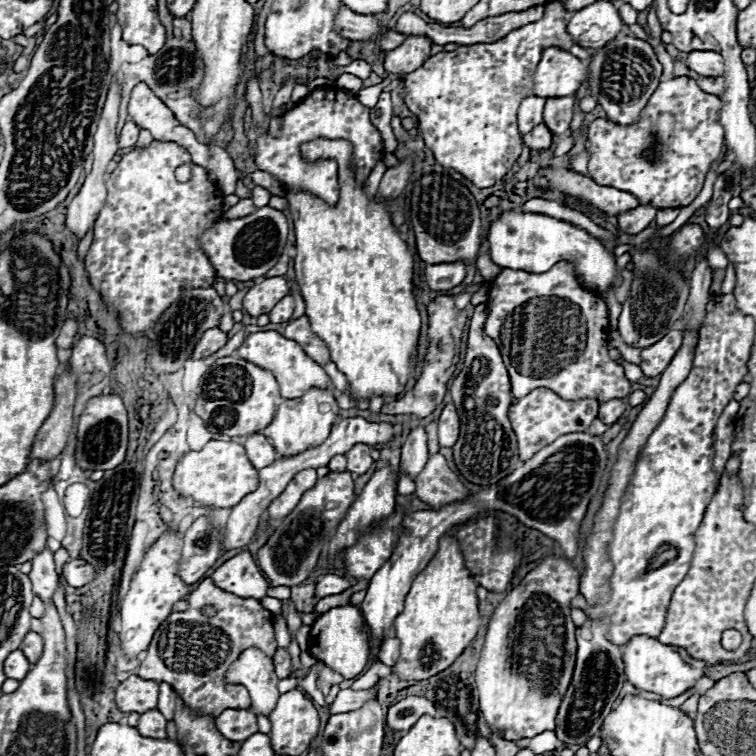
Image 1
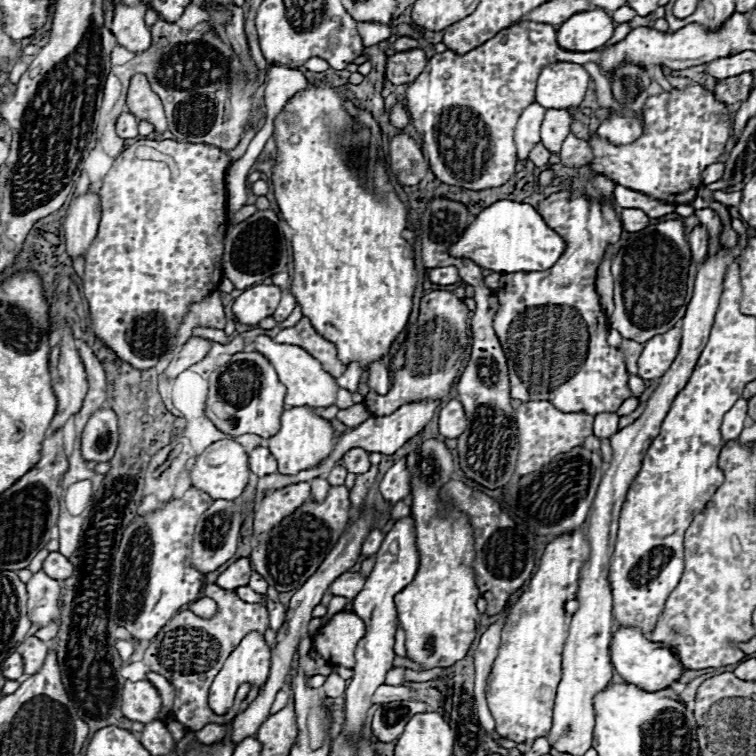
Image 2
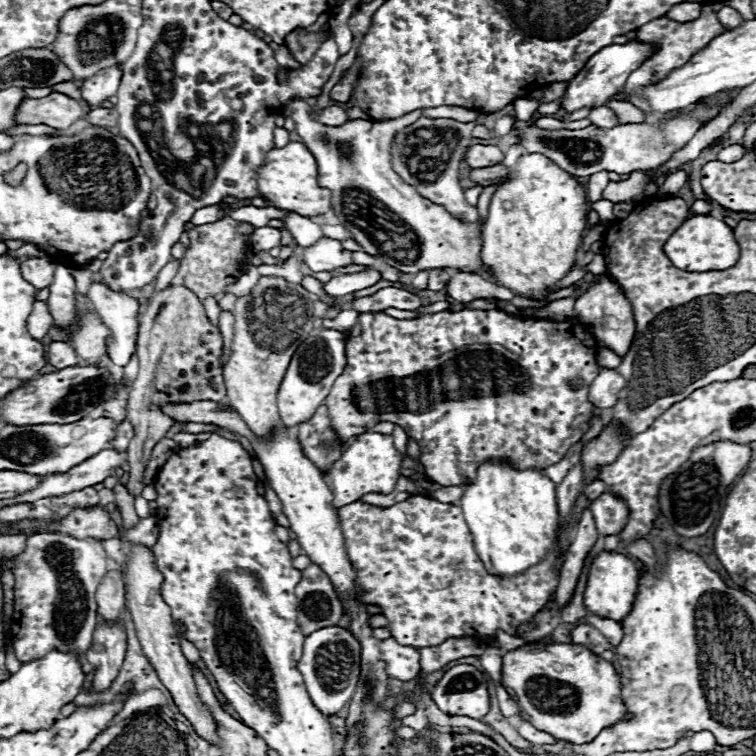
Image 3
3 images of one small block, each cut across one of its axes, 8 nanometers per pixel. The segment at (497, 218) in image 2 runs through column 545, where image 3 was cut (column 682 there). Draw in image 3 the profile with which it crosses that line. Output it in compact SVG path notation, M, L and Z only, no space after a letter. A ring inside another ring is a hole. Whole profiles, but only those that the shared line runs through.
M692 214L686 218L666 240L664 254L670 258L670 262L680 270L690 272L706 272L706 270L726 270L738 262L740 248L736 244L734 232L730 226L726 226L722 220L702 214Z

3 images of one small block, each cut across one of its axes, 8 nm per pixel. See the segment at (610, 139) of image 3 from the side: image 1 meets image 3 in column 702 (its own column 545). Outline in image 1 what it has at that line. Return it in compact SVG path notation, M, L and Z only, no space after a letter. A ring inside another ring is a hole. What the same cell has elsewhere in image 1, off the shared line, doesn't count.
M548 98L546 108L544 108L544 124L552 130L552 134L562 134L570 128L572 120L572 98Z

